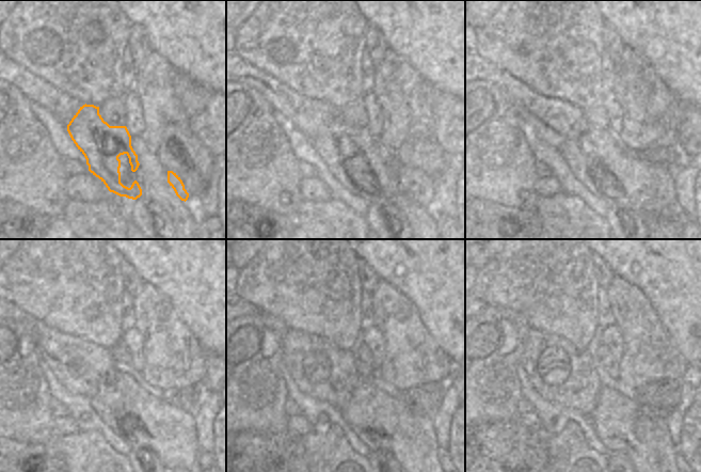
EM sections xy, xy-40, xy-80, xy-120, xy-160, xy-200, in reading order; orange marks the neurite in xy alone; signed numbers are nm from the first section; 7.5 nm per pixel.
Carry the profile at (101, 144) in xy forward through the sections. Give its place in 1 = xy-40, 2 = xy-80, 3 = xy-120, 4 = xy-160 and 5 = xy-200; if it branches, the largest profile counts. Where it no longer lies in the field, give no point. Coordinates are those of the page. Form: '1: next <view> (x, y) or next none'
1: next xy-40 (339, 145)
2: next xy-80 (622, 179)
3: next xy-120 (142, 420)
4: next xy-160 (382, 422)
5: next xy-200 (621, 426)

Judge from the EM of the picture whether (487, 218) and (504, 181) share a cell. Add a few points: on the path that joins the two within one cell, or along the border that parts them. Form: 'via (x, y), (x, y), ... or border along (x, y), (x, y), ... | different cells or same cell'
border along (476, 198), (518, 207) | different cells

